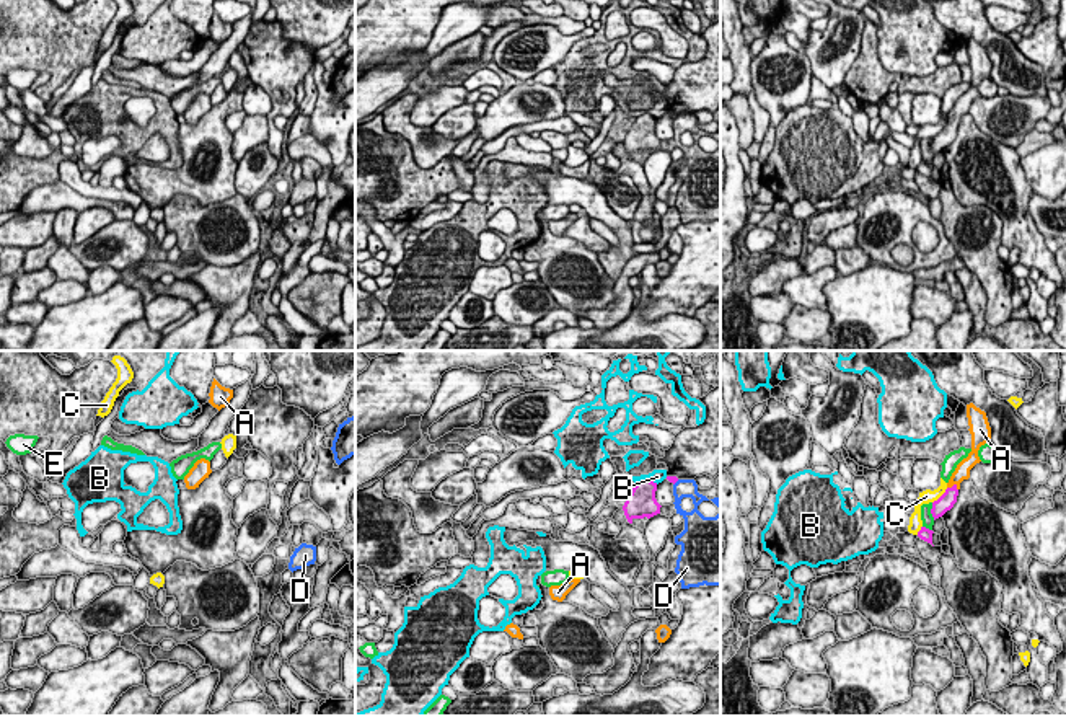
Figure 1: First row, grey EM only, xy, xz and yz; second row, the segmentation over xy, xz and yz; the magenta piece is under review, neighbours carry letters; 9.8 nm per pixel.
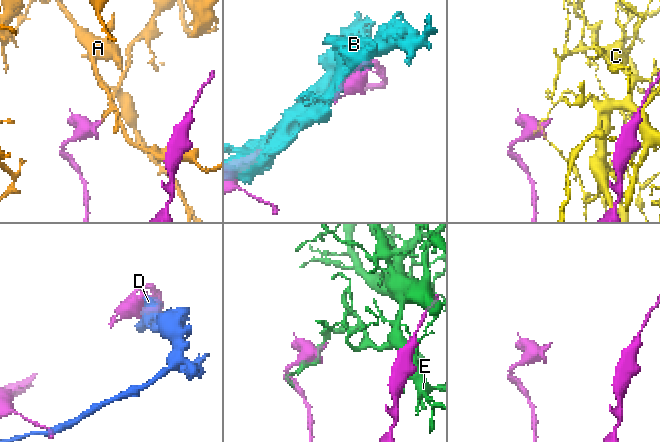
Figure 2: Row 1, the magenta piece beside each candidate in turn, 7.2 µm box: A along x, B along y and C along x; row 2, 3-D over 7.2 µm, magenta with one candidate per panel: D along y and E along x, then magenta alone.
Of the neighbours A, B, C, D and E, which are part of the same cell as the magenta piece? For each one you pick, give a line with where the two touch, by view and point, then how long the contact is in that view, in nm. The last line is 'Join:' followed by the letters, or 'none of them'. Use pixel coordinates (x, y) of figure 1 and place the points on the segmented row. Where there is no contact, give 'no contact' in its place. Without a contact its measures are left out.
A: meets magenta in yz at (954, 485); contact 120 nm long
Join: A

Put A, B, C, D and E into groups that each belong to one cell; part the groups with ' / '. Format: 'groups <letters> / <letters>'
groups A / B / C / D / E

